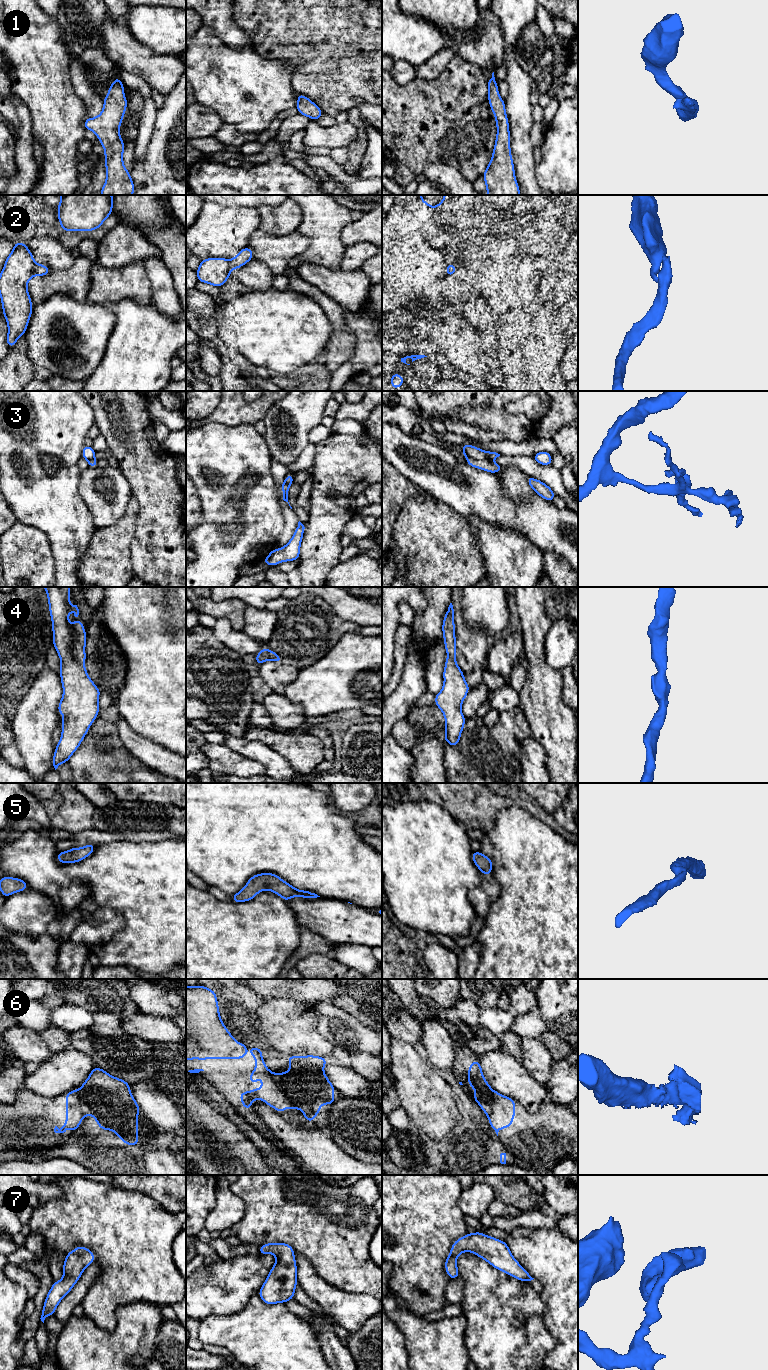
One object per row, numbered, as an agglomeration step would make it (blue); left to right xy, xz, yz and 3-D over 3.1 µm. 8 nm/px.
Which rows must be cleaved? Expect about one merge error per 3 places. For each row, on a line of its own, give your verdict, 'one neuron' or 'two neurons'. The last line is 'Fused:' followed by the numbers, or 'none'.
1: one neuron
2: two neurons
3: two neurons
4: one neuron
5: one neuron
6: two neurons
7: one neuron
Fused: 2, 3, 6

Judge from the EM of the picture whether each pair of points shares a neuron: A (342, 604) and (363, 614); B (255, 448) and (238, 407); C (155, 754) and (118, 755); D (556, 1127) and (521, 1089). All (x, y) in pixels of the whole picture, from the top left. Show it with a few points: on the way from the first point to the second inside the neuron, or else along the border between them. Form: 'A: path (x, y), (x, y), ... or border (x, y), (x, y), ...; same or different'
A: path (347, 607), (358, 610); same
B: border (222, 423), (228, 425), (251, 423), (253, 425); different
C: border (118, 736), (134, 756), (152, 768); different
D: border (549, 1099), (535, 1112), (529, 1112), (515, 1101); different

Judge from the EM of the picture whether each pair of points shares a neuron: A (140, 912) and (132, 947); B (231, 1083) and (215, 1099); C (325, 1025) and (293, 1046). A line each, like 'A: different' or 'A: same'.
A: same
B: different
C: different

